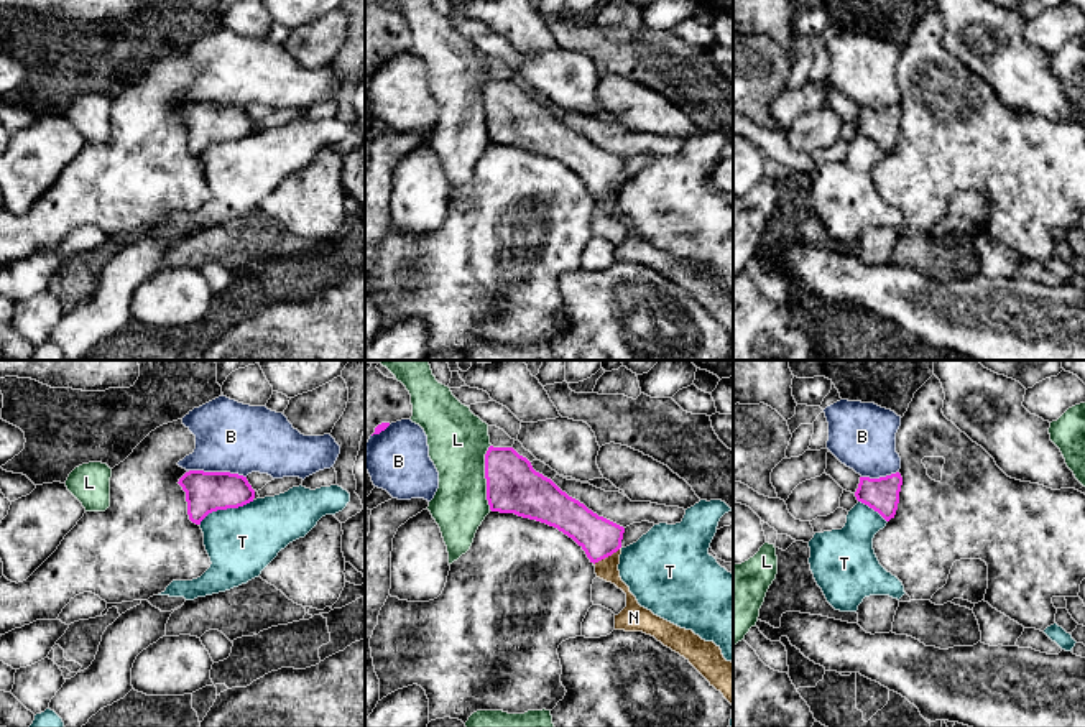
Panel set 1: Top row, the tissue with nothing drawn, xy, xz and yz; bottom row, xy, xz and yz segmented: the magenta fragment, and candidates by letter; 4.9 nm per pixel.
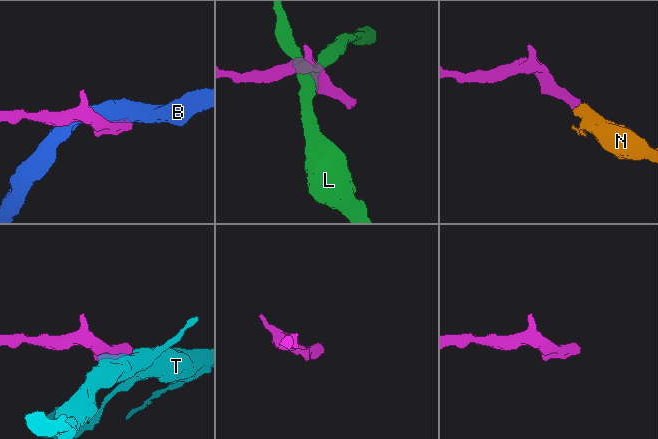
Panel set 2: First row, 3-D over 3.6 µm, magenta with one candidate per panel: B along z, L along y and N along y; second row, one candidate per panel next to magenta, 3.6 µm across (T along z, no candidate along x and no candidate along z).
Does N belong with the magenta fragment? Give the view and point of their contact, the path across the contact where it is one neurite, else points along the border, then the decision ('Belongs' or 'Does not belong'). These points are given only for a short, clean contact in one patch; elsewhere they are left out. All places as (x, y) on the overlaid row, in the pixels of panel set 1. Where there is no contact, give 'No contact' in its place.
Touches magenta at xz (607, 556). Path across: xz (599, 537), (607, 556), (607, 569). Belongs

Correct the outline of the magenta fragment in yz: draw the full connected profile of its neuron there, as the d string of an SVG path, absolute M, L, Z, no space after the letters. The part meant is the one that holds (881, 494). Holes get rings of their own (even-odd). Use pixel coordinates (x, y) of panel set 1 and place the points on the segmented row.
M899 472L880 479L860 477L855 497L889 521L898 510L901 485Z

